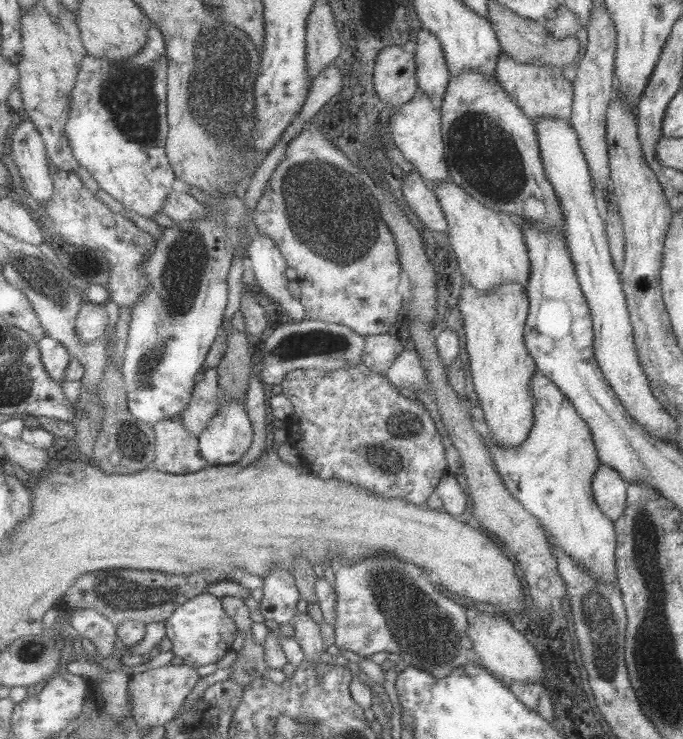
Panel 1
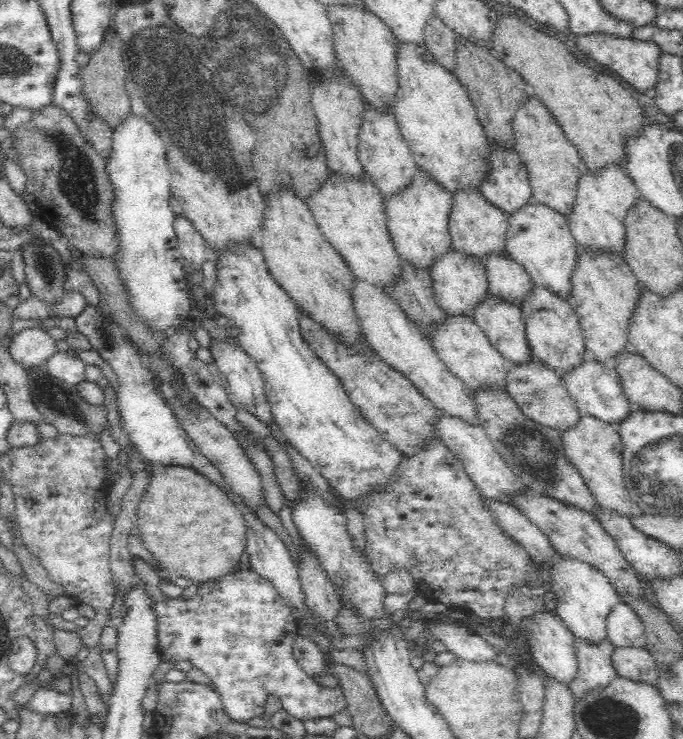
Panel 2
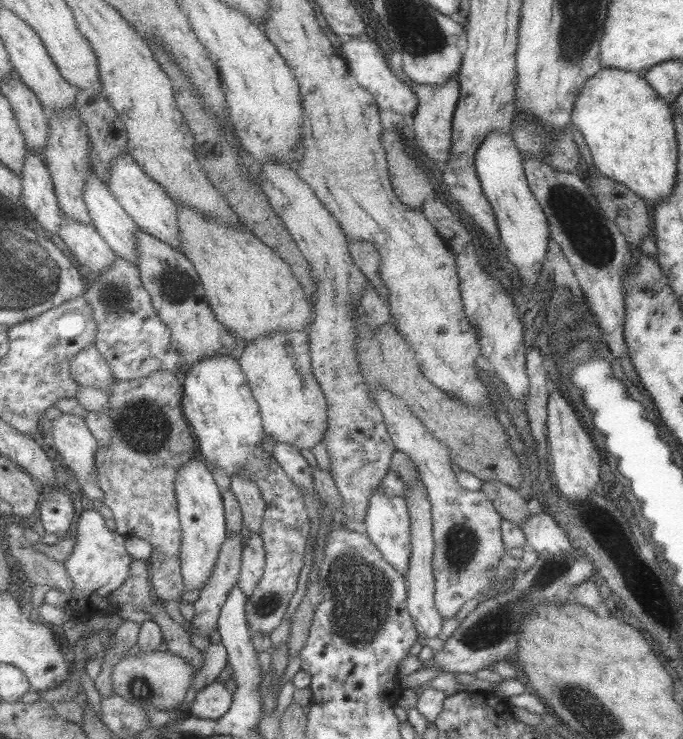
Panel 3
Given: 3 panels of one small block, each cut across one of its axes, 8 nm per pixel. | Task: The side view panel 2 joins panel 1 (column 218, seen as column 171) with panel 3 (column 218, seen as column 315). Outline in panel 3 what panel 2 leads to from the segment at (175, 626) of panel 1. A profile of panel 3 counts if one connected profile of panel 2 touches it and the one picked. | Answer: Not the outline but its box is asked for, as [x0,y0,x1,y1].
[188,682,234,720]

